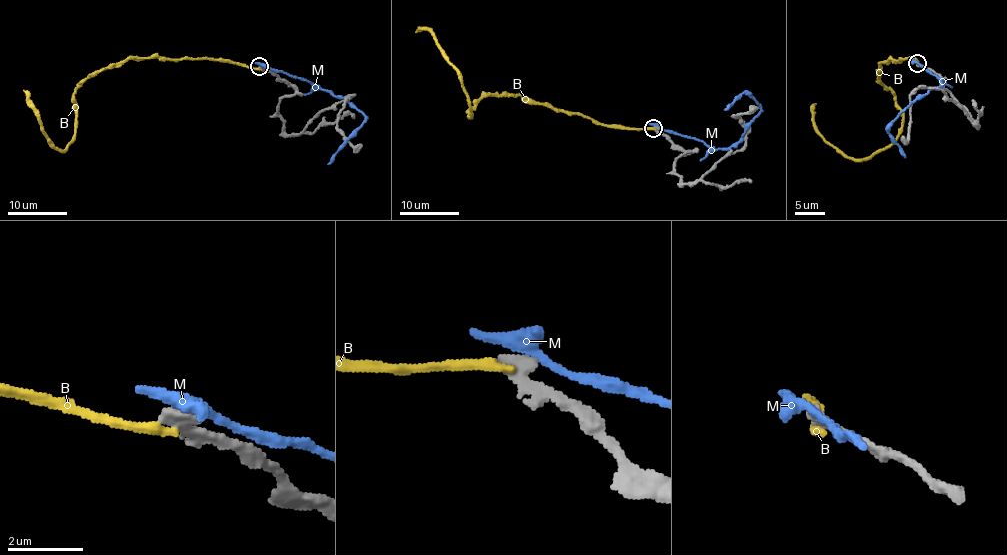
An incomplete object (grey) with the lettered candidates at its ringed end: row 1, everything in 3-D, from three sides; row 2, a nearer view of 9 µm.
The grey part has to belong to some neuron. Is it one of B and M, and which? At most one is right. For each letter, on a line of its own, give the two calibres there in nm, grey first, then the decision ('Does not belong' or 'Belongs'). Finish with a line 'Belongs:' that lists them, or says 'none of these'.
B: Thickness 460 nm (grey) against 280 nm. Does not belong
M: Thickness 440 nm (grey) against 360 nm. Does not belong
Belongs: none of these

